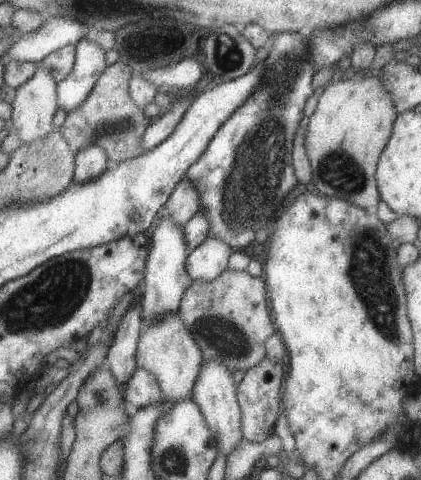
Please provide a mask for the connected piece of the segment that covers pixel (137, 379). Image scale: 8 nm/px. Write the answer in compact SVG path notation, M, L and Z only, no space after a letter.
M135 367L124 380L122 397L137 409L151 403L163 402L155 377L141 367Z

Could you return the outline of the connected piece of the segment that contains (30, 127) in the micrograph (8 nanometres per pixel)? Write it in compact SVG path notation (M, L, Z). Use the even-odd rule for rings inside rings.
M46 69L36 71L16 89L10 119L12 131L28 143L46 137L54 129L52 118L58 107L56 82Z

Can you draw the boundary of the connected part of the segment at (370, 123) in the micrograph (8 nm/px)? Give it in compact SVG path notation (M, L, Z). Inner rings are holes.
M378 73L357 74L325 86L323 92L316 98L315 110L308 116L303 137L303 148L312 170L313 186L321 192L321 195L347 201L350 205L373 214L376 214L380 200L376 187L375 165L391 136L392 126L397 116L391 97L378 78Z

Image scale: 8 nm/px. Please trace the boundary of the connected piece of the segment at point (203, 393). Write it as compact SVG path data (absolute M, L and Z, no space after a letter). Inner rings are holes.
M209 360L202 363L192 388L192 401L199 407L207 428L215 439L217 452L229 456L242 439L240 408L236 399L236 384L225 365Z

